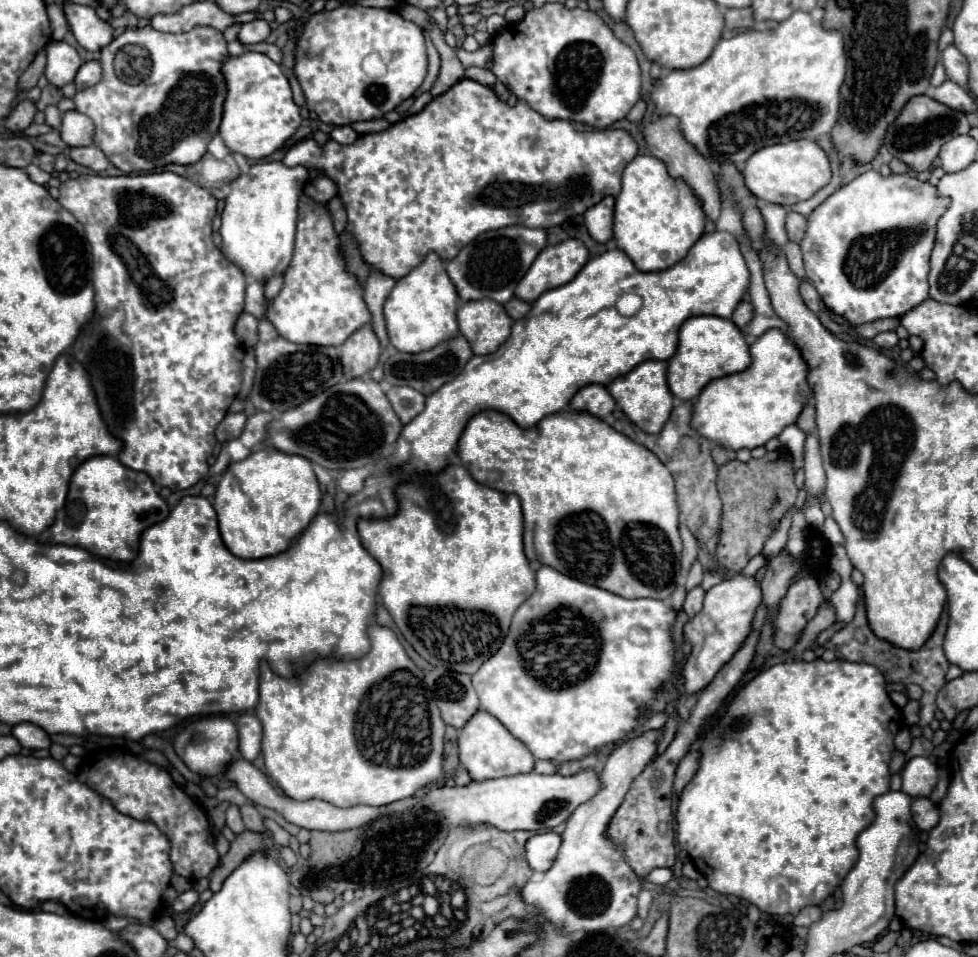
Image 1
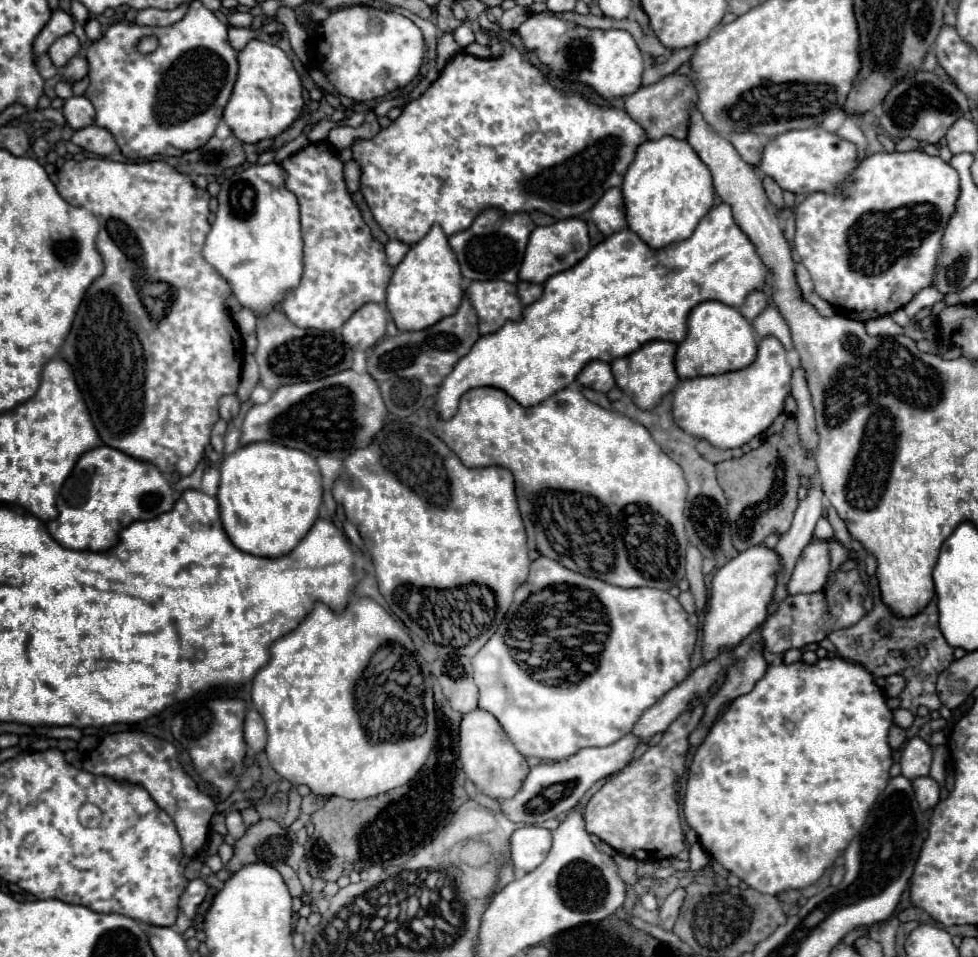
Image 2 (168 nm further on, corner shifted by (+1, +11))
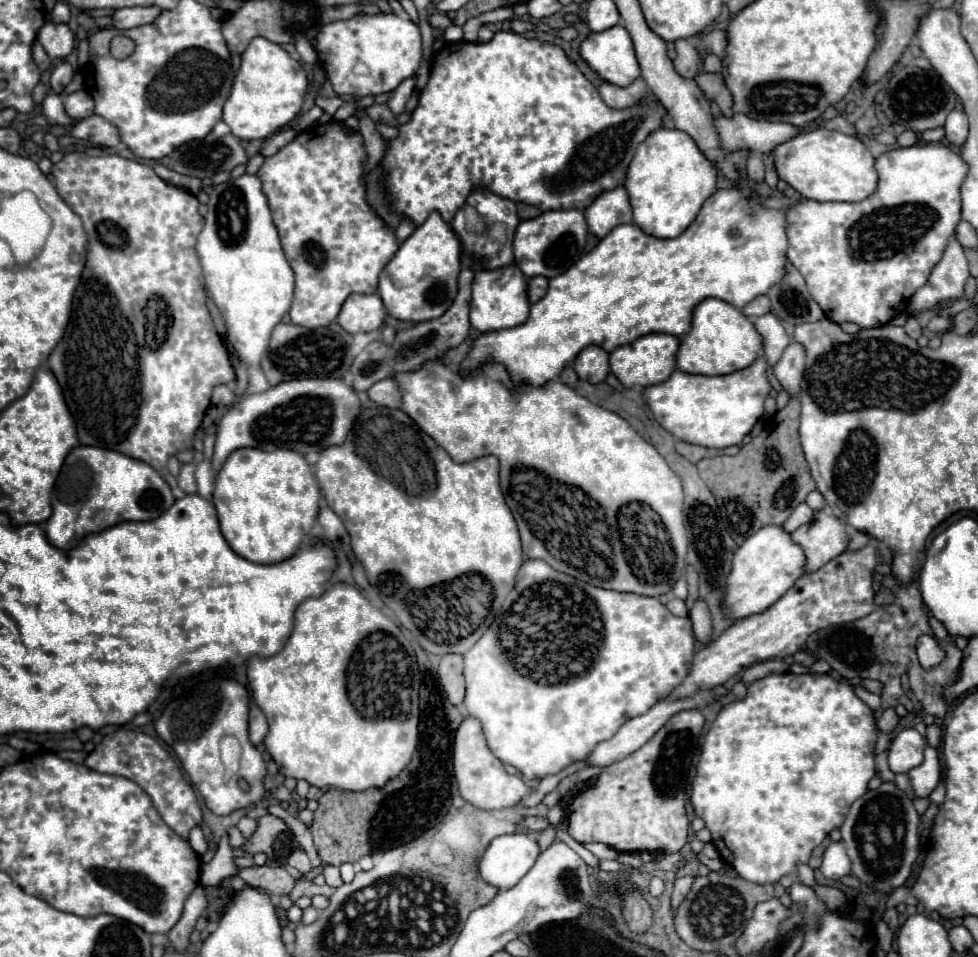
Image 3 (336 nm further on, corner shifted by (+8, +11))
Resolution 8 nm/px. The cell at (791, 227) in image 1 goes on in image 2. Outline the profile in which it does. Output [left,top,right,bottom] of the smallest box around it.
[763,177,785,209]

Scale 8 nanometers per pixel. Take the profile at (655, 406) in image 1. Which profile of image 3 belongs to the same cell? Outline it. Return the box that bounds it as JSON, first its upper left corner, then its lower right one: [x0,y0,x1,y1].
[610,333,680,387]

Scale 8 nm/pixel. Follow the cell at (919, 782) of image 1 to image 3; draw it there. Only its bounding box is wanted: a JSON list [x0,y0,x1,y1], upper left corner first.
[888,729,926,773]

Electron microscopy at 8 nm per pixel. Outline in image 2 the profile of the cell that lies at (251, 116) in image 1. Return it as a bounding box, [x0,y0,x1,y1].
[223,39,303,143]

